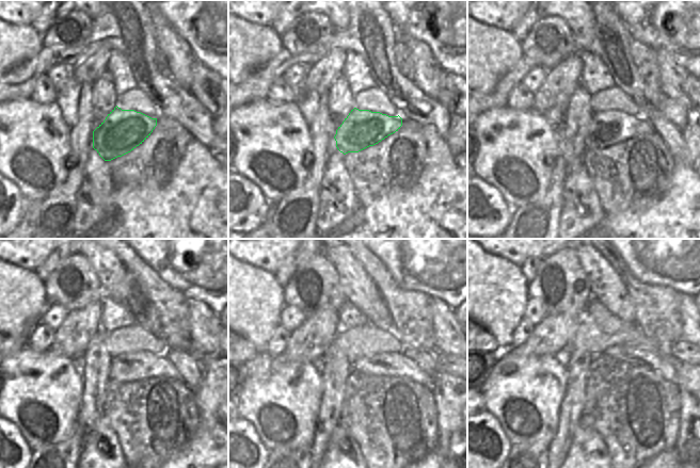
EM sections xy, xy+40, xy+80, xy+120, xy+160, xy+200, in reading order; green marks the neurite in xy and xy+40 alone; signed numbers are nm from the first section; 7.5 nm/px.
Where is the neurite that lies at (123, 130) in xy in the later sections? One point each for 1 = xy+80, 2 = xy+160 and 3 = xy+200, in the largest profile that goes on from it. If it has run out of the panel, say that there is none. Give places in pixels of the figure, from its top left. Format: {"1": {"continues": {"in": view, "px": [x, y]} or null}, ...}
{"1": {"continues": {"in": "xy+80", "px": [611, 127]}}, "2": {"continues": {"in": "xy+160", "px": [382, 364]}}, "3": {"continues": {"in": "xy+200", "px": [659, 365]}}}

